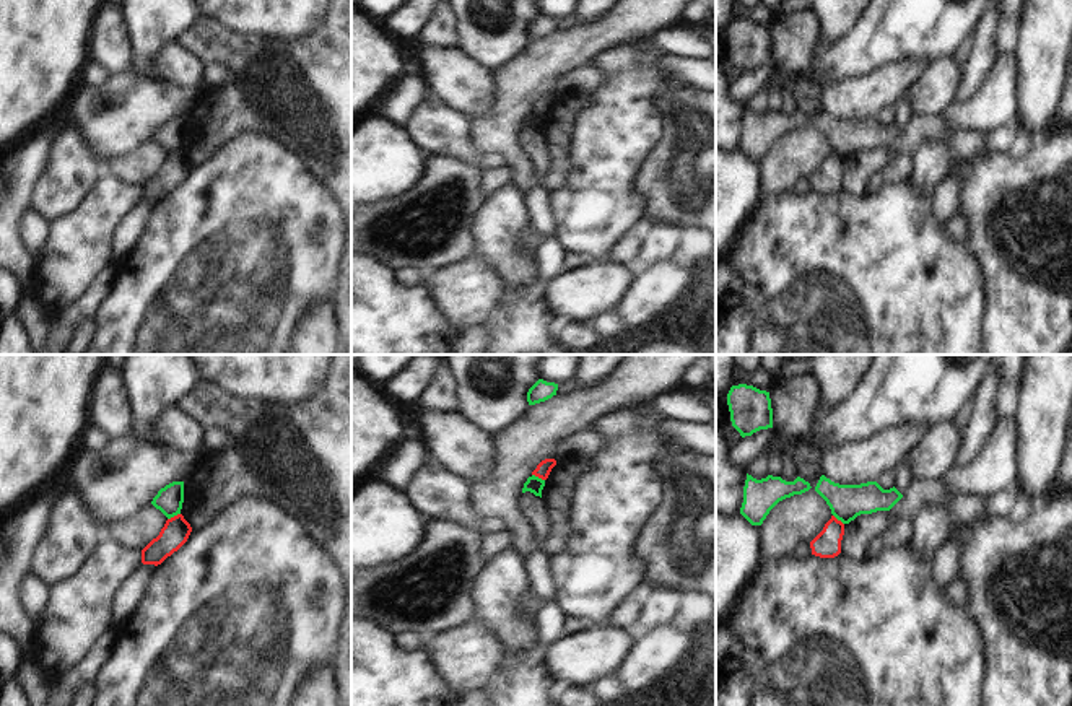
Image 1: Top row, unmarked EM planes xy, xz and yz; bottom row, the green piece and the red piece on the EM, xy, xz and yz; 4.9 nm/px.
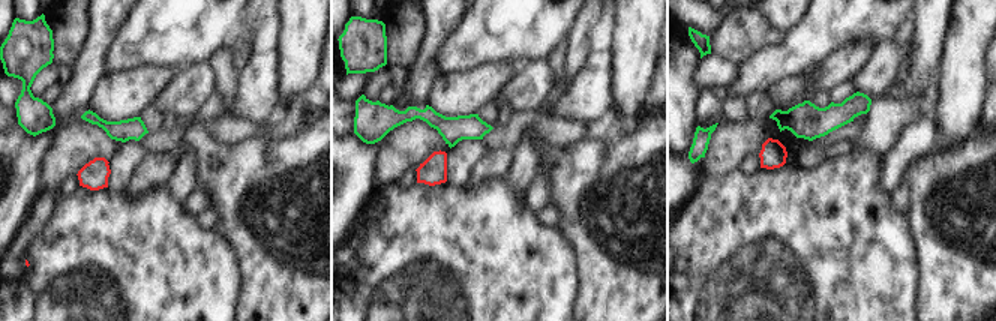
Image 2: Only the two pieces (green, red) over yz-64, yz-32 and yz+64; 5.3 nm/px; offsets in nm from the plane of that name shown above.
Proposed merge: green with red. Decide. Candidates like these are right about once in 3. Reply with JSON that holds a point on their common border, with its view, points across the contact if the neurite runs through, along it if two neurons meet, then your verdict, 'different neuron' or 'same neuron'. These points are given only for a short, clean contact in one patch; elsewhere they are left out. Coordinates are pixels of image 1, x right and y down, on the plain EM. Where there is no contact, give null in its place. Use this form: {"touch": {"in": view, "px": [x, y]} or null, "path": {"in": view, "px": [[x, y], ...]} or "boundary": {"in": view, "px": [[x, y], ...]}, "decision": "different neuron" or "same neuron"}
{"touch": {"in": "xy", "px": [173, 152]}, "boundary": {"in": "xy", "px": [[179, 148], [168, 155]]}, "decision": "different neuron"}

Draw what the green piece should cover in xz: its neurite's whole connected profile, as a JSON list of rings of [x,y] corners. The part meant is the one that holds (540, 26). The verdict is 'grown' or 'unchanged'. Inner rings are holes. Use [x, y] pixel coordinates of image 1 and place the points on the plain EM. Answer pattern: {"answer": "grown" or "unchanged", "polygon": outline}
{"answer": "unchanged", "polygon": [[[538,15],[527,28],[527,37],[529,41],[535,41],[540,37],[545,37],[556,31],[558,20],[555,18],[547,18],[543,15]]]}

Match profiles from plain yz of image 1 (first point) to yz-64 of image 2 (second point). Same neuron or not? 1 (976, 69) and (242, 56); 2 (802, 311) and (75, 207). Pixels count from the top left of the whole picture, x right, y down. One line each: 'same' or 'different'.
1: same
2: same

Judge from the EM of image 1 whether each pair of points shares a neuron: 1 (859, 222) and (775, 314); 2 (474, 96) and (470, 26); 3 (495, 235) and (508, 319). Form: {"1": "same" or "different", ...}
{"1": "same", "2": "different", "3": "same"}

